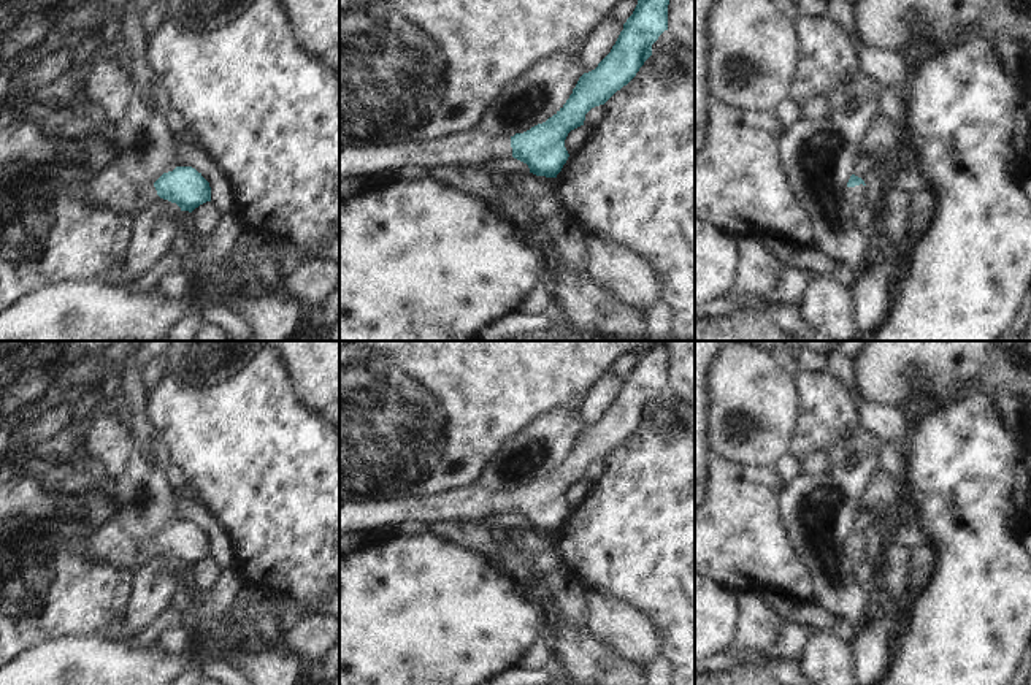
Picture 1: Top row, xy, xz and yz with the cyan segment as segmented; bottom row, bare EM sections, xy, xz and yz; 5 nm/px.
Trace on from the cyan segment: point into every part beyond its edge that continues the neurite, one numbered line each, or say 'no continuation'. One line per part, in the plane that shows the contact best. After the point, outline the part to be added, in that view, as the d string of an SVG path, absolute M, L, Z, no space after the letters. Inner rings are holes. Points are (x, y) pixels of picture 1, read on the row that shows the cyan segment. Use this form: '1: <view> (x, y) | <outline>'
1: xz (471, 148) | M463 130L436 141L395 143L392 146L346 146L339 149L339 178L371 178L397 173L406 166L441 165L482 166L485 162L512 157L511 138L490 140L477 130Z

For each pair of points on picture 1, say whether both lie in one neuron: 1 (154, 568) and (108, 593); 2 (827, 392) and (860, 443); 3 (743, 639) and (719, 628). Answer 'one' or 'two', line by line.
1: two
2: two
3: two

